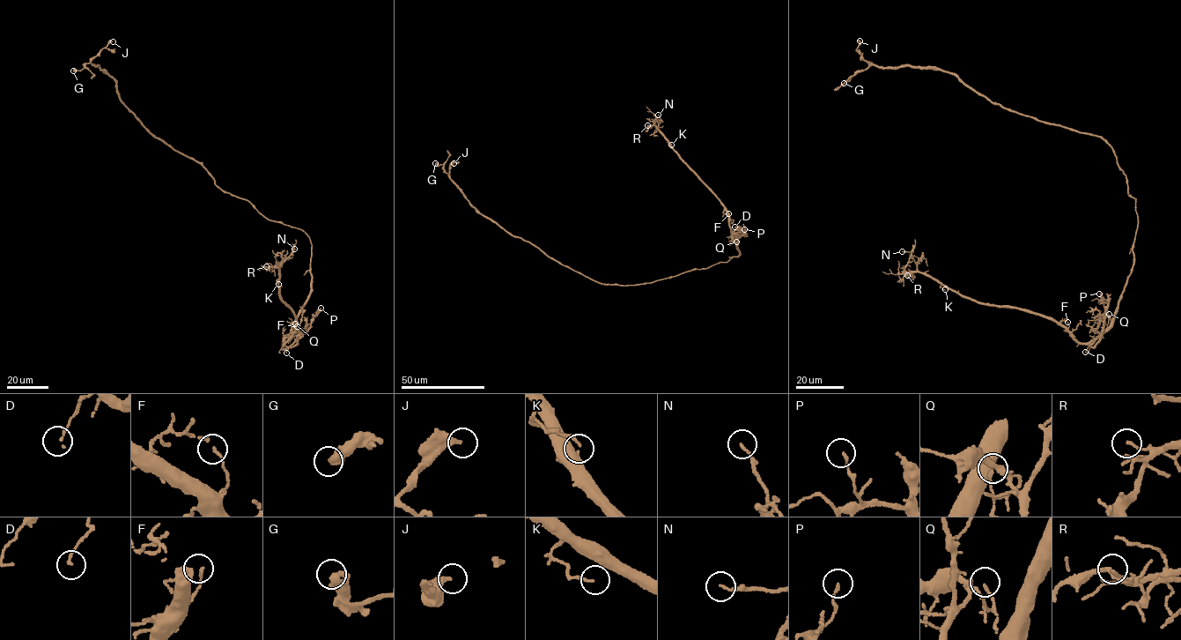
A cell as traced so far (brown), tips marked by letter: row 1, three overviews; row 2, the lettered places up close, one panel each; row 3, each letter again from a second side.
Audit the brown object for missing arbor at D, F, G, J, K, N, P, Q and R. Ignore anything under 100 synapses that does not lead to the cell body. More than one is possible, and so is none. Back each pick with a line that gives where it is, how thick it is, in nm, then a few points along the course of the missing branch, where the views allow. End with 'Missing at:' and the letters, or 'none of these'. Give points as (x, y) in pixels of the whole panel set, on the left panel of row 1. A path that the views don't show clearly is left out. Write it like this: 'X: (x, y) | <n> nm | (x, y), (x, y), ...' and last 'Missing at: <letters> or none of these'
Missing at: none of these

